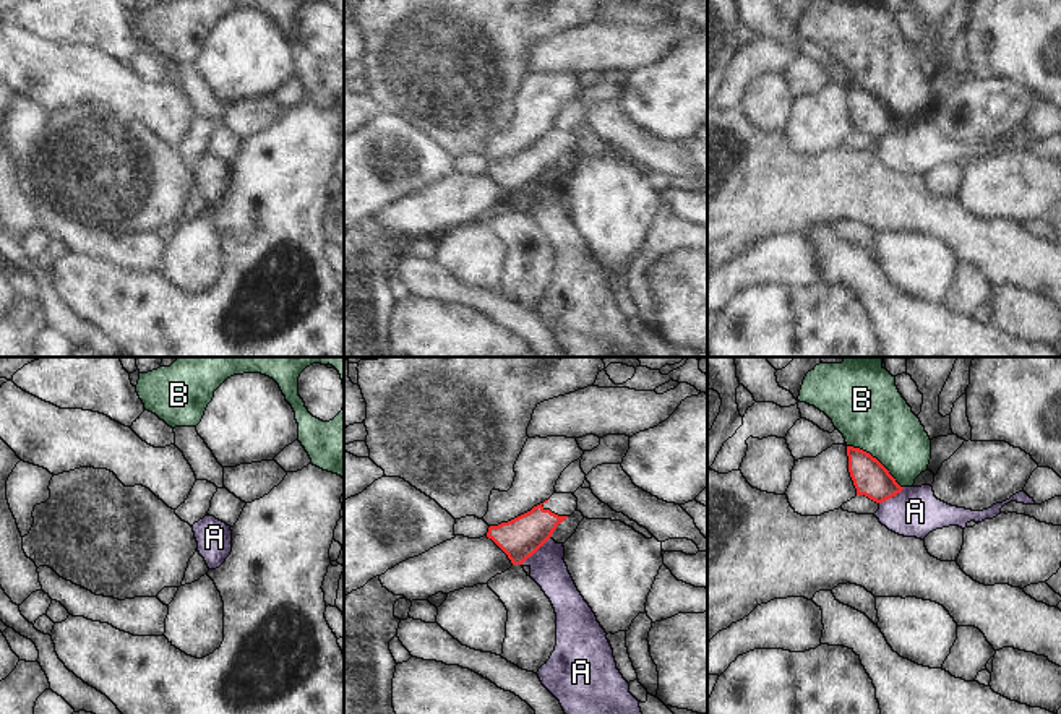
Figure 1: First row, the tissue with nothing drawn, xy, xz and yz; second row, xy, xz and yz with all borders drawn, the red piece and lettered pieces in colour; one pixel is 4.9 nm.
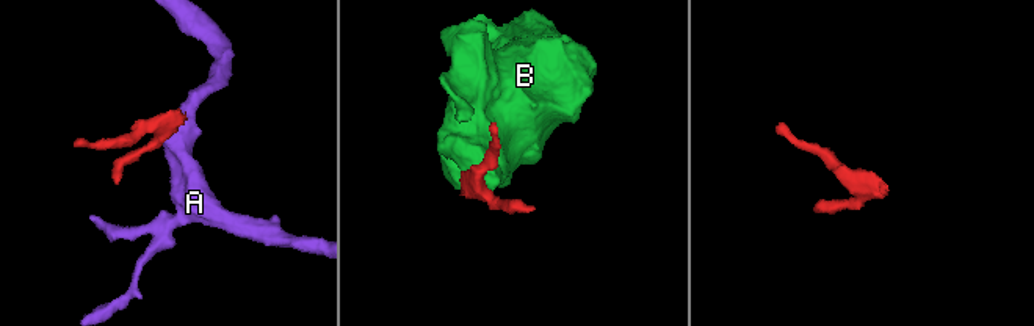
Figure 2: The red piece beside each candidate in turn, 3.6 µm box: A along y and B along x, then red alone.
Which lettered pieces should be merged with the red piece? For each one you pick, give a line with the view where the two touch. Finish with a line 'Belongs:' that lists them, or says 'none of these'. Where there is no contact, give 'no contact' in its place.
Belongs: none of these

